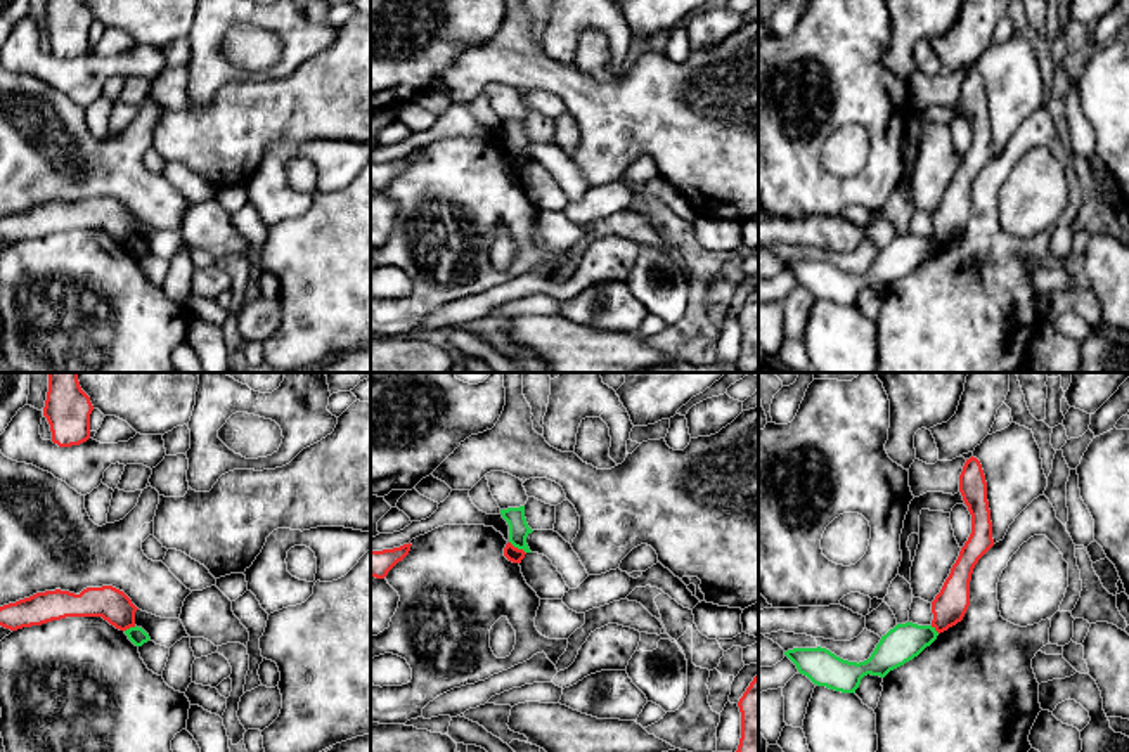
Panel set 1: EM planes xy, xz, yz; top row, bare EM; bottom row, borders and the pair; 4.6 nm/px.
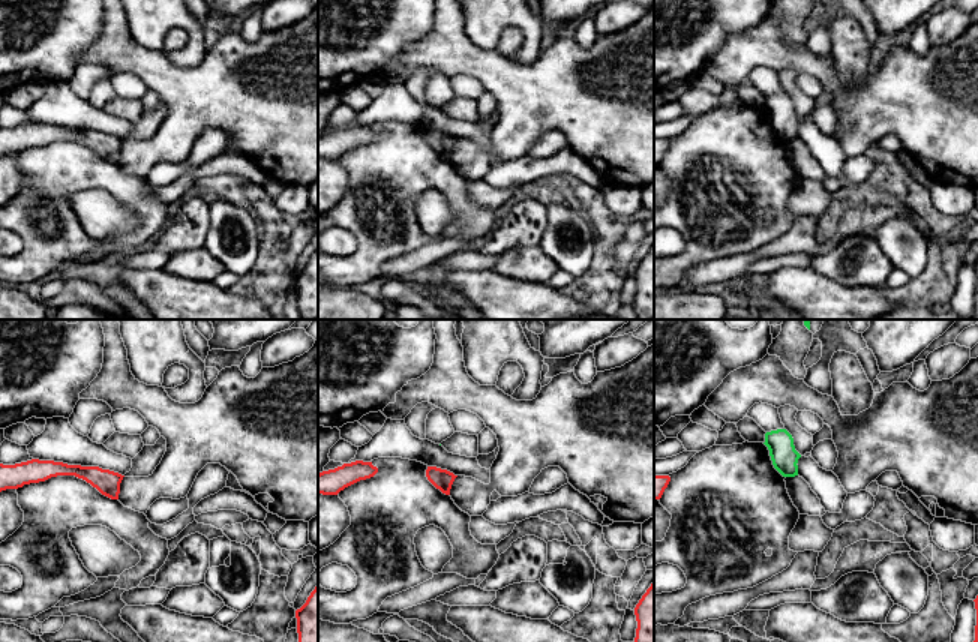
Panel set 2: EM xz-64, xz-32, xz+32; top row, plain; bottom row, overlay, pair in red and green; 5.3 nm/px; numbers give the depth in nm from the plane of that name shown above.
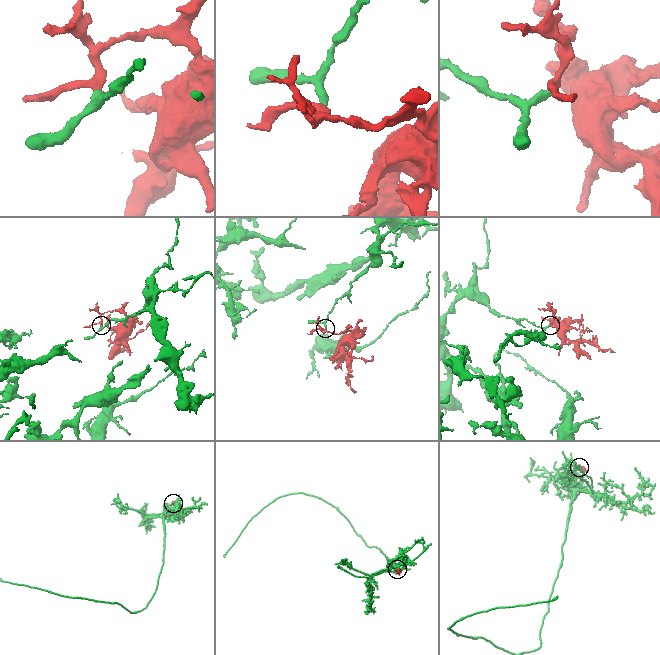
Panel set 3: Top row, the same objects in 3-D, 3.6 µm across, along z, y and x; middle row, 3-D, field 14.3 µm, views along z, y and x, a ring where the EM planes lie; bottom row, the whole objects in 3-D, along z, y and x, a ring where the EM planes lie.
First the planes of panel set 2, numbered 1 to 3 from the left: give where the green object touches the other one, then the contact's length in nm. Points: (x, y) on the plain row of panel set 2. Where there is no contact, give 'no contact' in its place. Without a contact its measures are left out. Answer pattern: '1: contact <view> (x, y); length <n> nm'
1: no contact
2: no contact
3: no contact

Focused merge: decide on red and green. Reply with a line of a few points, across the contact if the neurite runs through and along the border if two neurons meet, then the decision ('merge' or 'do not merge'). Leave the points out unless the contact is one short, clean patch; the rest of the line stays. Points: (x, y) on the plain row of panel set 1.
line xz (509, 153), (525, 165); do not merge

